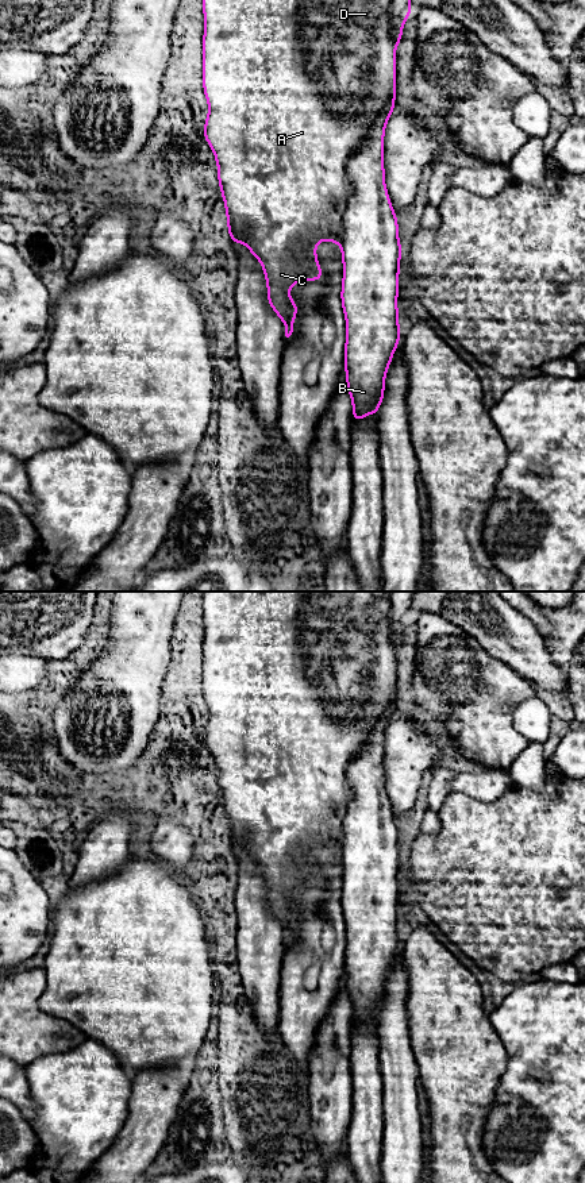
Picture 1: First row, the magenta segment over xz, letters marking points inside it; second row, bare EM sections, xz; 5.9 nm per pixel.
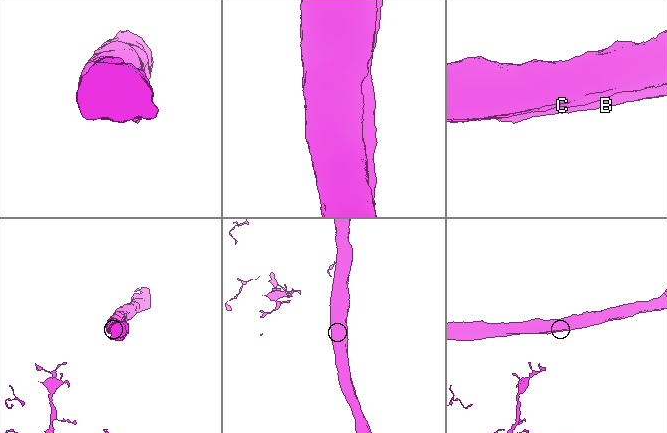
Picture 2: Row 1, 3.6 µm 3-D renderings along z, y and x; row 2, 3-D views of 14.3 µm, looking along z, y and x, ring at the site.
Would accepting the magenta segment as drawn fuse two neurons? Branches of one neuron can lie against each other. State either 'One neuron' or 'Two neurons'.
One neuron

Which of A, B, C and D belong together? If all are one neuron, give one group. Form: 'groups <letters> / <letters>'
groups A B C D

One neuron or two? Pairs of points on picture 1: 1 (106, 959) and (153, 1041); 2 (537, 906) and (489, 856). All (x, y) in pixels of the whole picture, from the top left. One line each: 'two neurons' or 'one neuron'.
1: one neuron
2: one neuron

